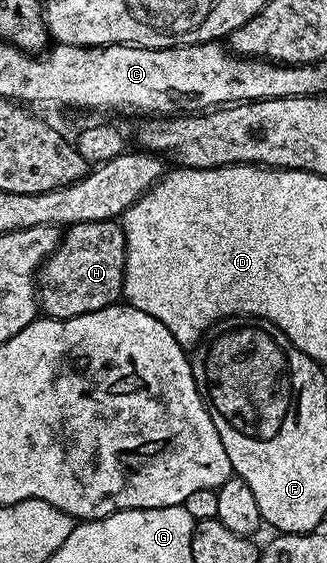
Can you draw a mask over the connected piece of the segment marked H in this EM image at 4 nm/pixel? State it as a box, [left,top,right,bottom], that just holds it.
[35,222,125,319]

